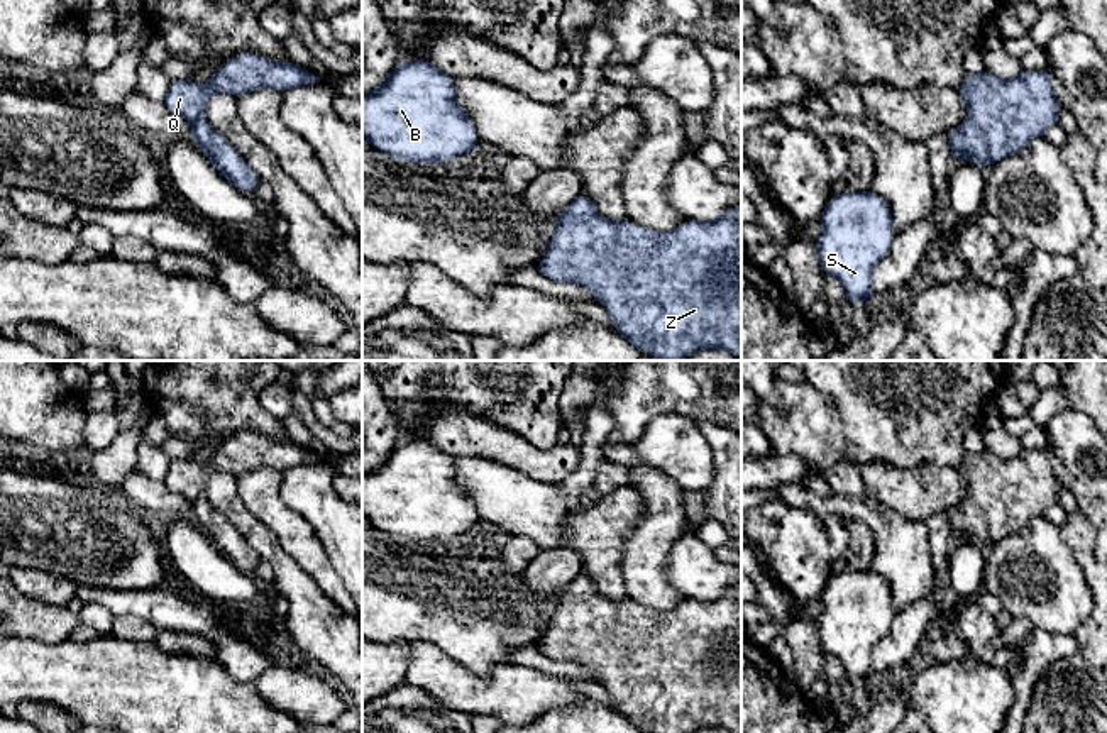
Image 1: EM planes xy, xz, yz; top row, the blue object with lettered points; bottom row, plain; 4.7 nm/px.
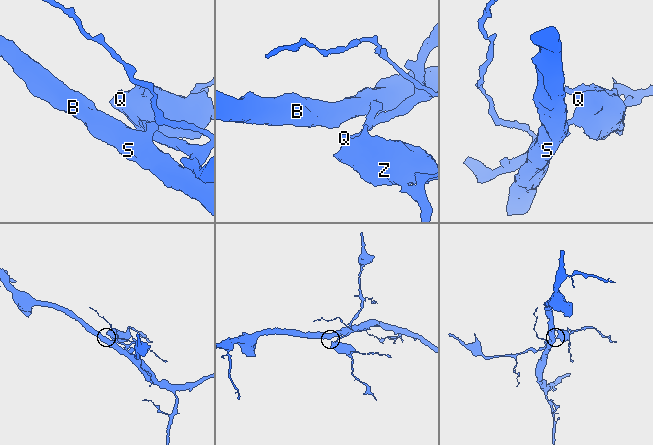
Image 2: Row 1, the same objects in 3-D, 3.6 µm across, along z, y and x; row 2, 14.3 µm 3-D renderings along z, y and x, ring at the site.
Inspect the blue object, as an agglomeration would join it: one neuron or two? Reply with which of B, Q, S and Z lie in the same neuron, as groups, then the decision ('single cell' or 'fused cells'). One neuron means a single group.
B Q S Z | single cell

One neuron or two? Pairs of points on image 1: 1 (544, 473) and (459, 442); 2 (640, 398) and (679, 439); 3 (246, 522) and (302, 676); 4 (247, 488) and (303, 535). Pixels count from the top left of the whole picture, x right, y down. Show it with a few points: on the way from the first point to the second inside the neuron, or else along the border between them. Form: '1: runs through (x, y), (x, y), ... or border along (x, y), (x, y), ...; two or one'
1: runs through (523, 456), (493, 442), (479, 442); one
2: border along (696, 422), (676, 413), (657, 415), (630, 446); two
3: border along (308, 662), (324, 671), (341, 688); two
4: runs through (261, 500), (290, 529); one

